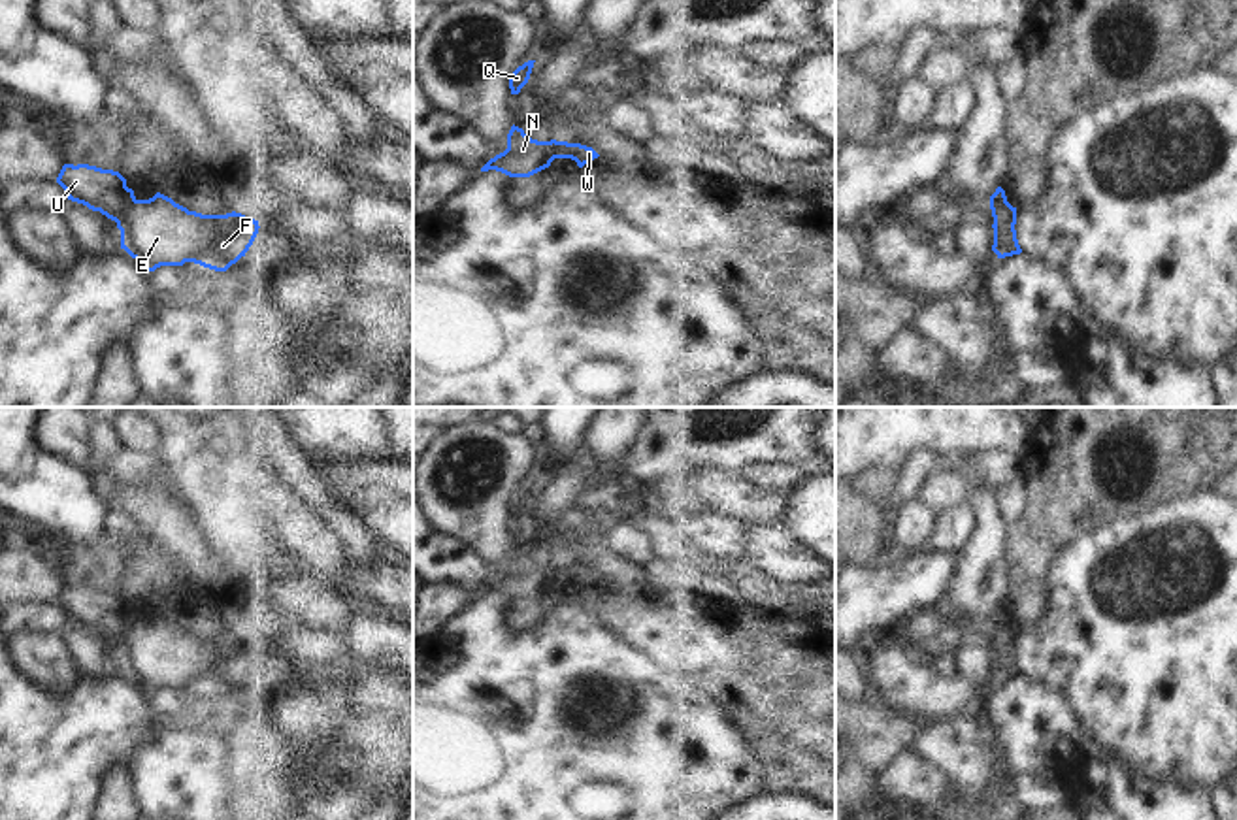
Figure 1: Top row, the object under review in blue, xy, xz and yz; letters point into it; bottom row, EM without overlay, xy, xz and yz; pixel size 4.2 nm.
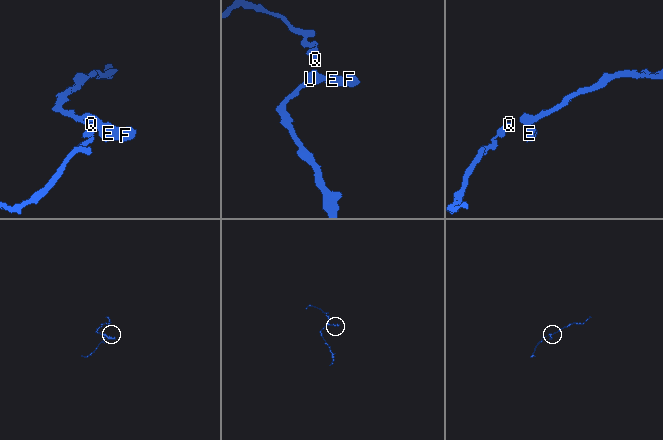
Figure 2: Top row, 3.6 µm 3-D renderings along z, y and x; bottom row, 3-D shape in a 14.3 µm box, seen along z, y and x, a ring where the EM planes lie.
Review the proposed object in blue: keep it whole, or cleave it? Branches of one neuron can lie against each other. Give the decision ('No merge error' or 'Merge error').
Merge error

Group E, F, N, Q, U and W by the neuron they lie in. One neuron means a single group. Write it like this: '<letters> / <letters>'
E F W / N Q U

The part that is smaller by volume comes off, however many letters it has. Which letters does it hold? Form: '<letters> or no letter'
E, F, W

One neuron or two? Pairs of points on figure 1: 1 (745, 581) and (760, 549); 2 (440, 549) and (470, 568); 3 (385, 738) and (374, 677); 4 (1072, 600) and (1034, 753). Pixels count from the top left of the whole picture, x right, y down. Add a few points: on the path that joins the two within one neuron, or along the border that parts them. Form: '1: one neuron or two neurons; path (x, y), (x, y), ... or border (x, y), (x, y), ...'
1: two neurons; border (743, 557), (779, 585)
2: one neuron; path (447, 557), (462, 568)
3: one neuron; path (385, 722), (385, 692)
4: two neurons; border (1022, 673), (1056, 690), (1079, 721)

